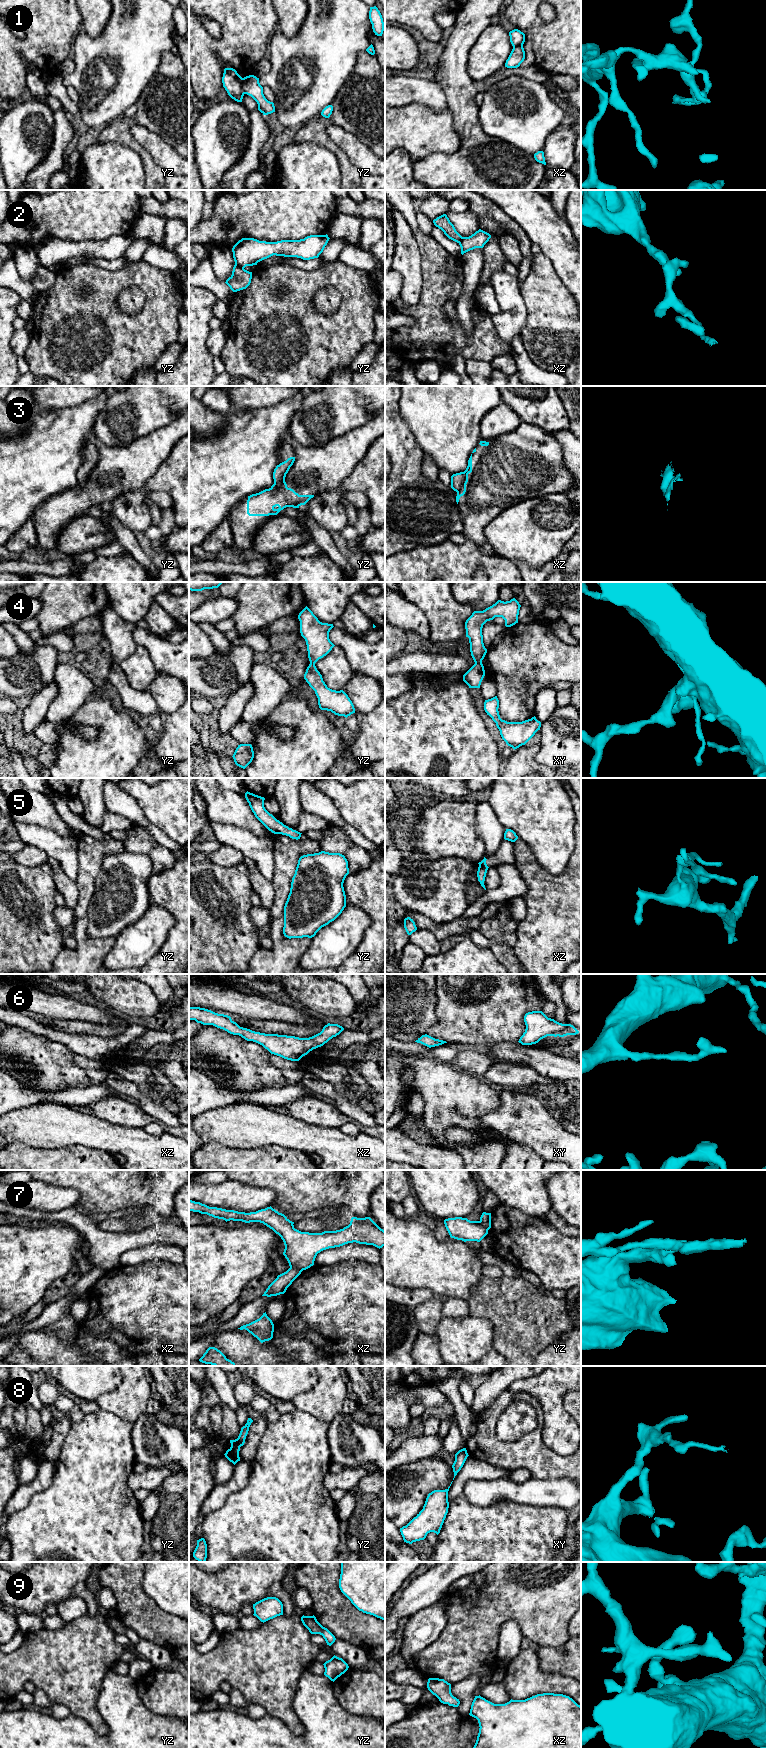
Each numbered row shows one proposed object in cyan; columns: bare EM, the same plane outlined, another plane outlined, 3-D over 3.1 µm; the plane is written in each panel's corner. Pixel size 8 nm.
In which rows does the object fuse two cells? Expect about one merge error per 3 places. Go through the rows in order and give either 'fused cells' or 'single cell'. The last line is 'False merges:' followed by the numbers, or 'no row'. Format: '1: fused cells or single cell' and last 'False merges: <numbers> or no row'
1: fused cells
2: fused cells
3: fused cells
4: fused cells
5: single cell
6: single cell
7: fused cells
8: single cell
9: single cell
False merges: 1, 2, 3, 4, 7

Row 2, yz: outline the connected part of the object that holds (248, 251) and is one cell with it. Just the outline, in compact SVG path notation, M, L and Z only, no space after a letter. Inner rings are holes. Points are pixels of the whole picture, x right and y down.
M310 235L300 240L281 240L277 242L242 238L232 248L235 264L245 268L273 255L297 257L303 260L318 258L329 241L328 235Z

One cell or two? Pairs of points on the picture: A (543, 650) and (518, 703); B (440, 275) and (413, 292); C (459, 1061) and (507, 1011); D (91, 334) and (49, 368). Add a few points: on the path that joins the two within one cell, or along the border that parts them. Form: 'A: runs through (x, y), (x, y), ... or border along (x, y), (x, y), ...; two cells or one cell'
A: runs through (530, 663), (519, 674), (518, 690); one cell
B: border along (421, 263), (420, 297), (414, 305), (408, 307); two cells
C: border along (462, 1047), (485, 1051); two cells
D: runs through (81, 339), (59, 360); one cell

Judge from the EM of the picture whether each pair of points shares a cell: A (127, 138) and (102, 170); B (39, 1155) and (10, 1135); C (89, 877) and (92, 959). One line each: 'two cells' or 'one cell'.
A: two cells
B: two cells
C: one cell

